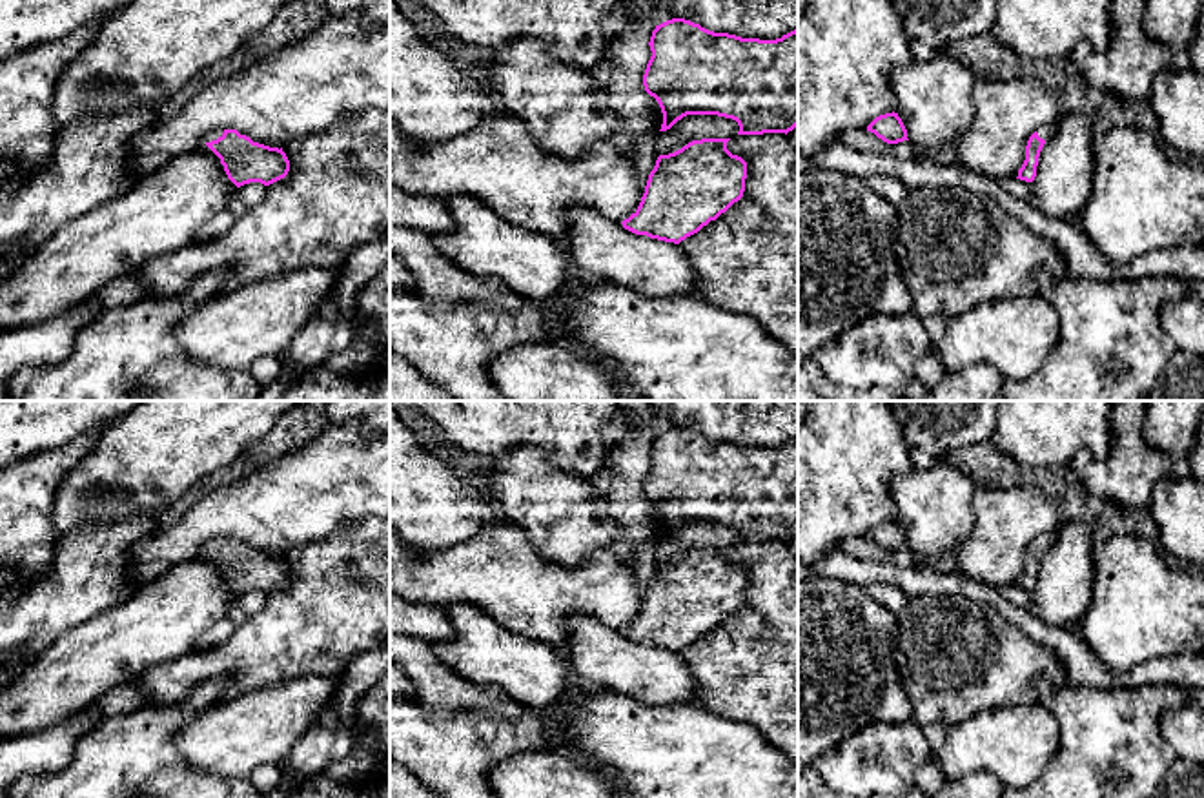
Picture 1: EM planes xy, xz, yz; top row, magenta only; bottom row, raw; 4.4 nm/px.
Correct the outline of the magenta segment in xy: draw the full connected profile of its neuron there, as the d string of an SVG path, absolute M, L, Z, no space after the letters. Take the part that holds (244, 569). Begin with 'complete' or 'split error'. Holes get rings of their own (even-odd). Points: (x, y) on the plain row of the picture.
split error; M211 537L204 543L202 552L220 567L228 587L237 596L250 590L270 594L290 579L290 568L282 556L253 550L237 537Z

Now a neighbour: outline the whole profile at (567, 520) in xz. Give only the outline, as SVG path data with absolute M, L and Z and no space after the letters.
M519 446L492 457L486 483L488 497L499 505L503 517L523 528L545 559L579 565L596 550L610 550L619 537L608 497L574 472L556 466L539 448Z

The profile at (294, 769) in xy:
M390 645L352 660L341 676L335 703L321 712L311 729L293 743L290 754L279 763L277 791L288 798L304 780L322 772L355 747L357 705L388 670Z

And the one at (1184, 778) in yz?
M1177 758L1153 798L1204 798L1204 763Z

